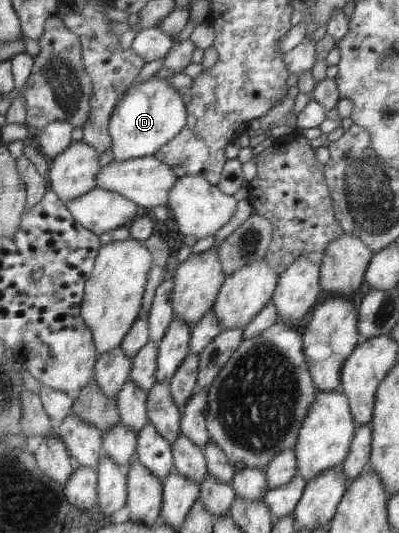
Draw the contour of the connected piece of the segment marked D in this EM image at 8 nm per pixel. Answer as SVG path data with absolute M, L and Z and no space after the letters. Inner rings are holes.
M155 74L136 85L130 85L114 105L108 132L114 161L123 161L144 155L153 155L158 148L166 145L183 128L186 111L180 93L166 79Z

